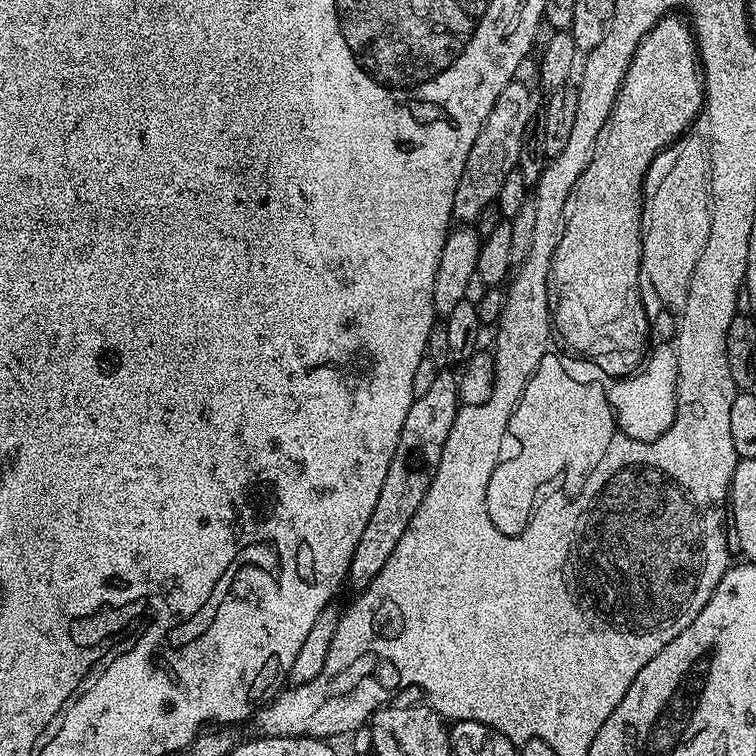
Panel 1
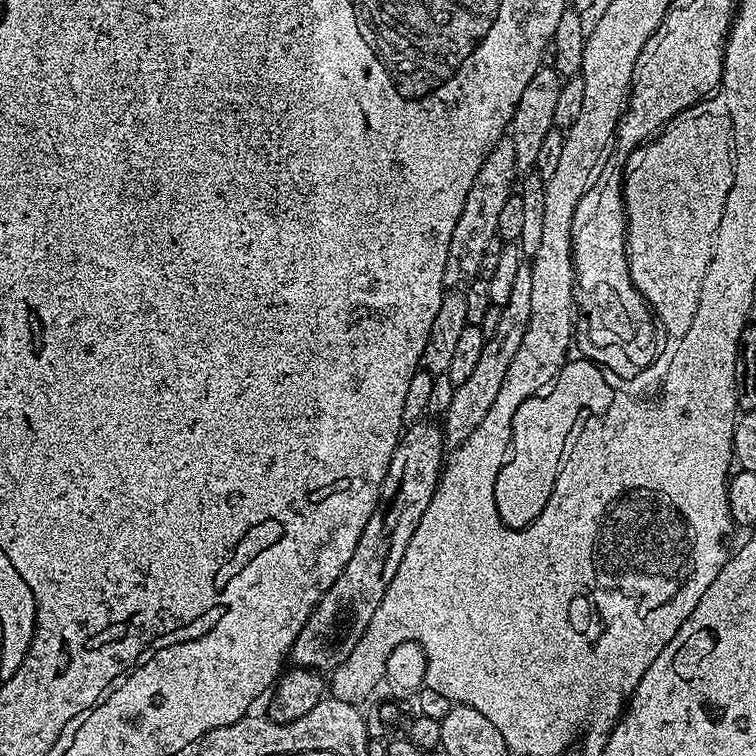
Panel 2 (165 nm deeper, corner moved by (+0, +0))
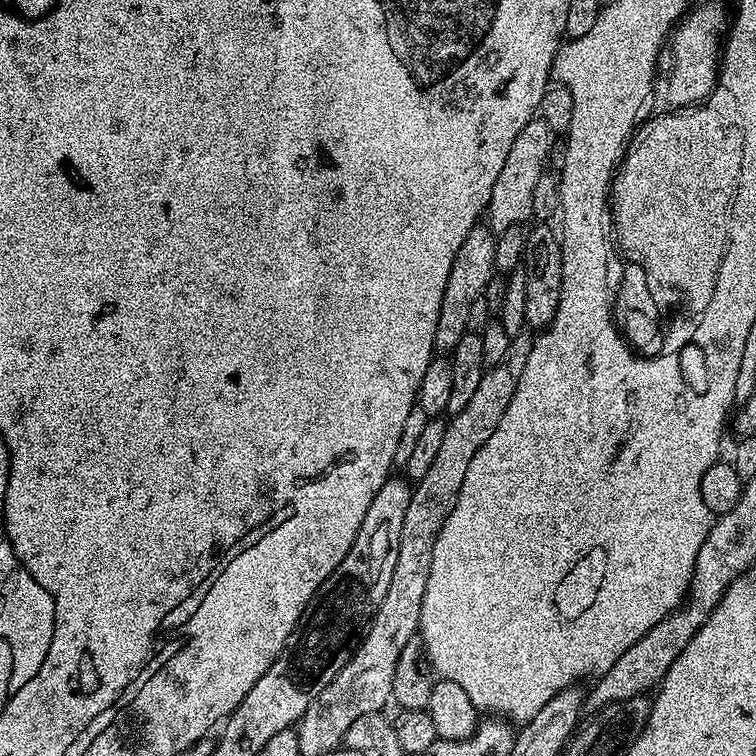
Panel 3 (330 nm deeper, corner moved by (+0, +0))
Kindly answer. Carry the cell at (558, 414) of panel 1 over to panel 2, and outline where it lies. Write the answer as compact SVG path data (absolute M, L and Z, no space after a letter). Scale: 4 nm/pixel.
M569 359L550 387L528 397L512 417L512 446L506 462L514 476L508 476L508 496L512 494L514 502L528 502L530 512L540 512L548 505L570 437L577 427L576 419L584 414L580 409L582 396L590 396L590 392L614 392L613 385L600 375L601 369L591 360Z

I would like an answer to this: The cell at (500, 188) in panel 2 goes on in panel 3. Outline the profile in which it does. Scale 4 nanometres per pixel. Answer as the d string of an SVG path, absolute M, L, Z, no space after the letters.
M477 226L466 234L466 242L458 246L458 254L454 258L454 266L450 270L450 278L446 282L446 290L442 290L442 306L438 314L438 330L436 331L435 351L440 354L450 354L454 346L458 346L458 338L469 331L468 315L474 302L481 299L486 290L488 280L496 272L494 262L494 246L496 236L491 228Z

